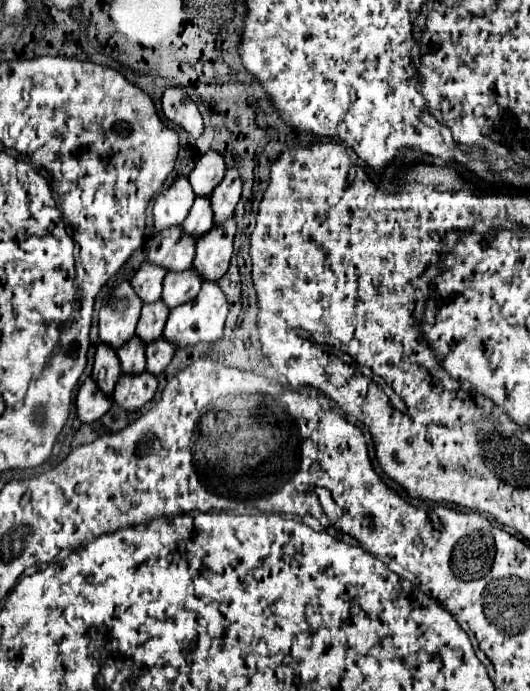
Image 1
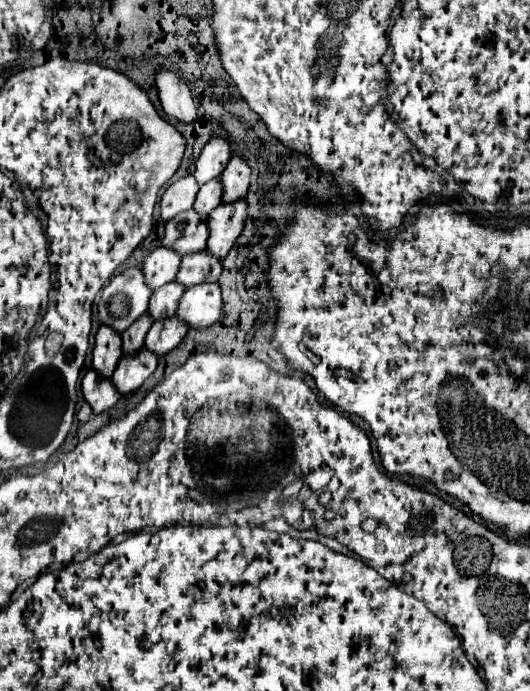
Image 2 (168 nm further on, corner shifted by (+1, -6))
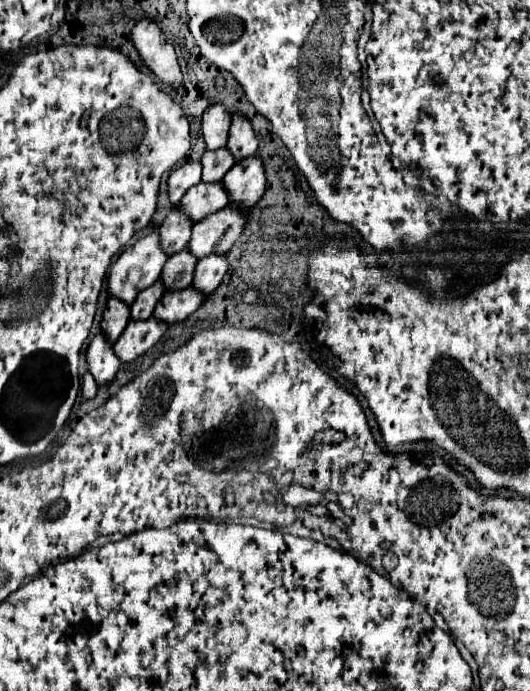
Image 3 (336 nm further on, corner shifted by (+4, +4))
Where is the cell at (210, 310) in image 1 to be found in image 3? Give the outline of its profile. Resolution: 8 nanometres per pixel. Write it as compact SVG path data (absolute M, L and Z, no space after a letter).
M208 255L198 261L196 265L196 277L192 285L196 285L200 291L210 295L222 281L222 277L228 273L228 259L226 255Z

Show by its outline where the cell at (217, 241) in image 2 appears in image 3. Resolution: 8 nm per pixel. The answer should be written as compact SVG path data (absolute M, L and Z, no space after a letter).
M260 155L244 157L244 161L234 163L234 167L224 175L224 185L232 193L232 201L240 203L242 209L252 207L260 201L266 189L266 175Z

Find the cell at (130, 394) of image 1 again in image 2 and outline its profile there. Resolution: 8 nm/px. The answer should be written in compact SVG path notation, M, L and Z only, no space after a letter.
M143 349L139 351L139 355L135 355L135 359L121 357L111 381L121 395L133 395L143 385L143 381L153 375L155 367L157 357L151 355L147 349Z

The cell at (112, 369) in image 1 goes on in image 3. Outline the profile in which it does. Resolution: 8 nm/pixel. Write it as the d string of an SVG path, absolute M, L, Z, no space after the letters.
M110 297L102 317L102 331L108 335L110 341L116 341L122 335L128 319L130 319L130 307L124 301Z

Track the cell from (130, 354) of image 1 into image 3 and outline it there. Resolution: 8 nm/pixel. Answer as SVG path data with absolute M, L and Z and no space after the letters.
M158 279L156 283L152 283L150 287L146 287L144 291L138 293L136 301L130 305L130 313L132 313L132 319L146 319L146 317L152 317L154 313L154 307L156 303L160 301L160 297L164 295L166 287L162 283L162 279Z

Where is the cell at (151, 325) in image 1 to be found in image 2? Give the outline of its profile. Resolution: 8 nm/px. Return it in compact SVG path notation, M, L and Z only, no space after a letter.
M171 281L167 285L163 285L159 291L155 291L149 299L149 317L153 321L161 319L161 317L173 317L175 315L175 307L183 295L181 287L177 287L179 283Z

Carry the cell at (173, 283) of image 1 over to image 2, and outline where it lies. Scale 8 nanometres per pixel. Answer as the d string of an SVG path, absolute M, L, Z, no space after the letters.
M201 251L199 255L187 255L181 259L175 283L179 283L183 289L189 289L199 283L217 281L219 273L221 273L221 263L215 257Z

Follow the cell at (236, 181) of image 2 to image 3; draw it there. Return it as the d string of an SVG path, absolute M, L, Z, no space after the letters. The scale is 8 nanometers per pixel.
M242 113L232 115L232 127L230 127L230 137L228 137L228 149L236 157L236 161L256 155L258 149L258 139L252 129L250 119L246 119Z

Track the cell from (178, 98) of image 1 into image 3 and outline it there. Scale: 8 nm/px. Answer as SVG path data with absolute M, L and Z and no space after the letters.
M140 19L132 29L132 41L152 73L176 89L182 81L180 65L174 53L174 45L164 37L158 25L150 19Z

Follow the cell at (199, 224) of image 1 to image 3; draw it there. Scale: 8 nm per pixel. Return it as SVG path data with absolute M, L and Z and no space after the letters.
M228 147L216 149L216 151L206 151L202 155L202 181L222 181L224 173L236 163L236 159L232 157L232 153L228 151Z

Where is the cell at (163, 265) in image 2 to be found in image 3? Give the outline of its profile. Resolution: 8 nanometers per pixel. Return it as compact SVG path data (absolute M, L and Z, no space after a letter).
M174 205L168 217L164 219L162 227L158 229L162 237L162 247L164 251L168 251L168 255L174 255L188 245L192 235L192 225L194 221L180 209L180 205Z

